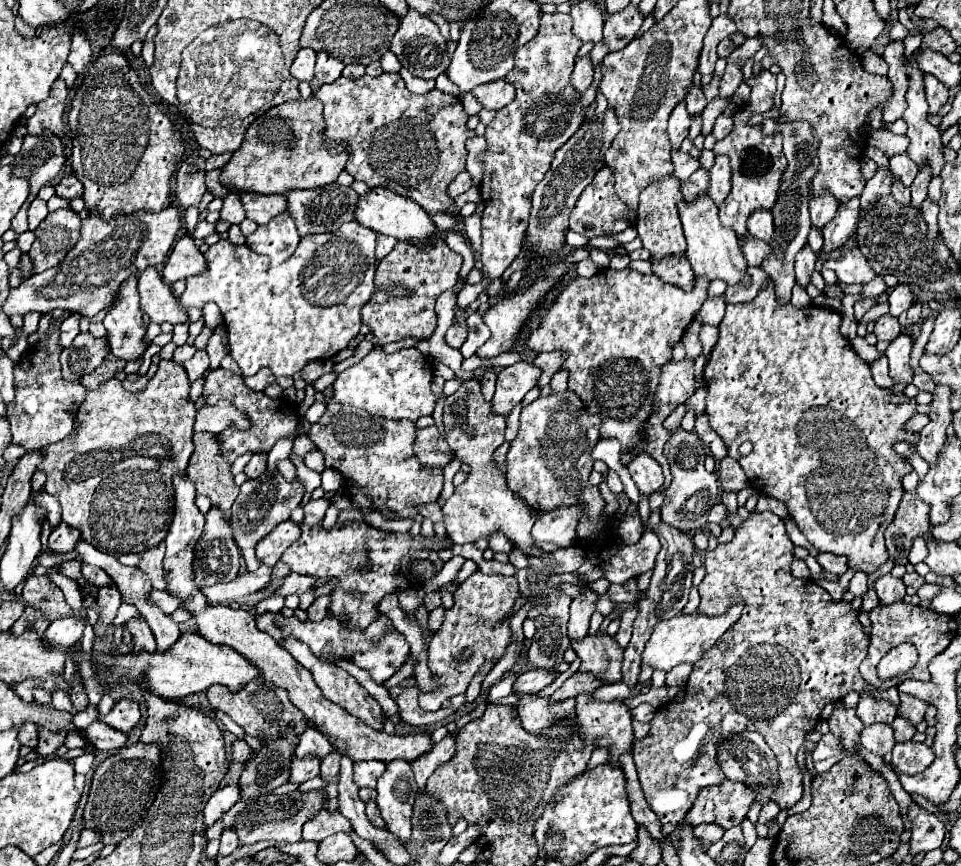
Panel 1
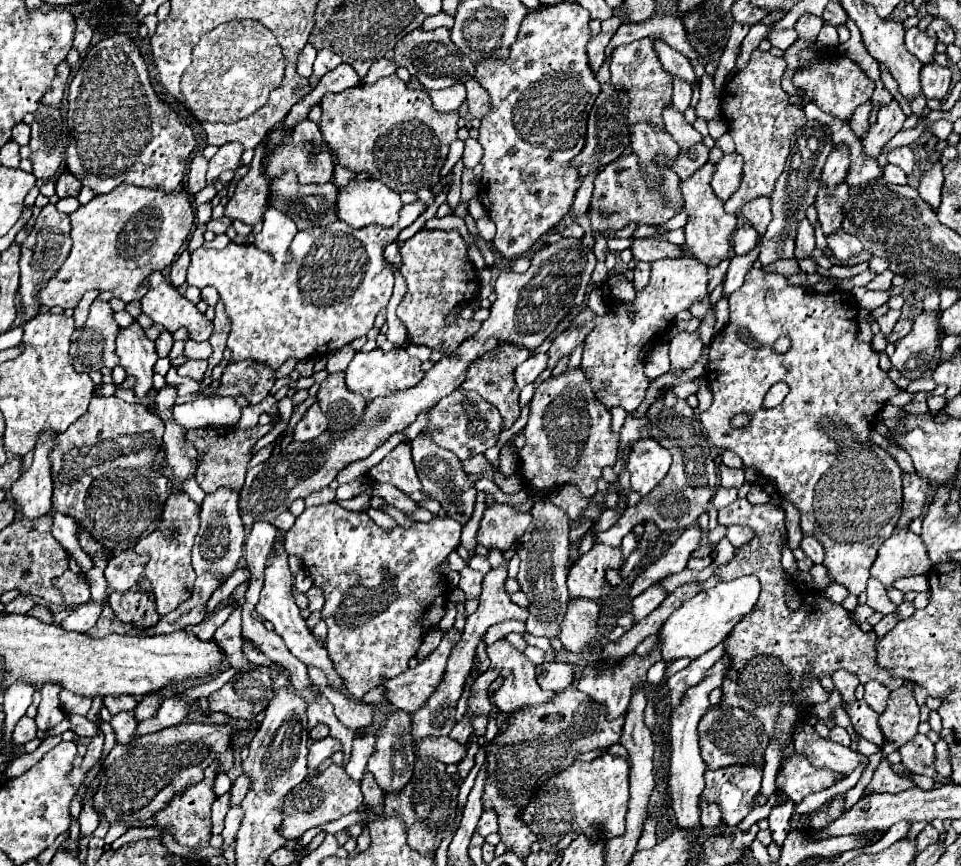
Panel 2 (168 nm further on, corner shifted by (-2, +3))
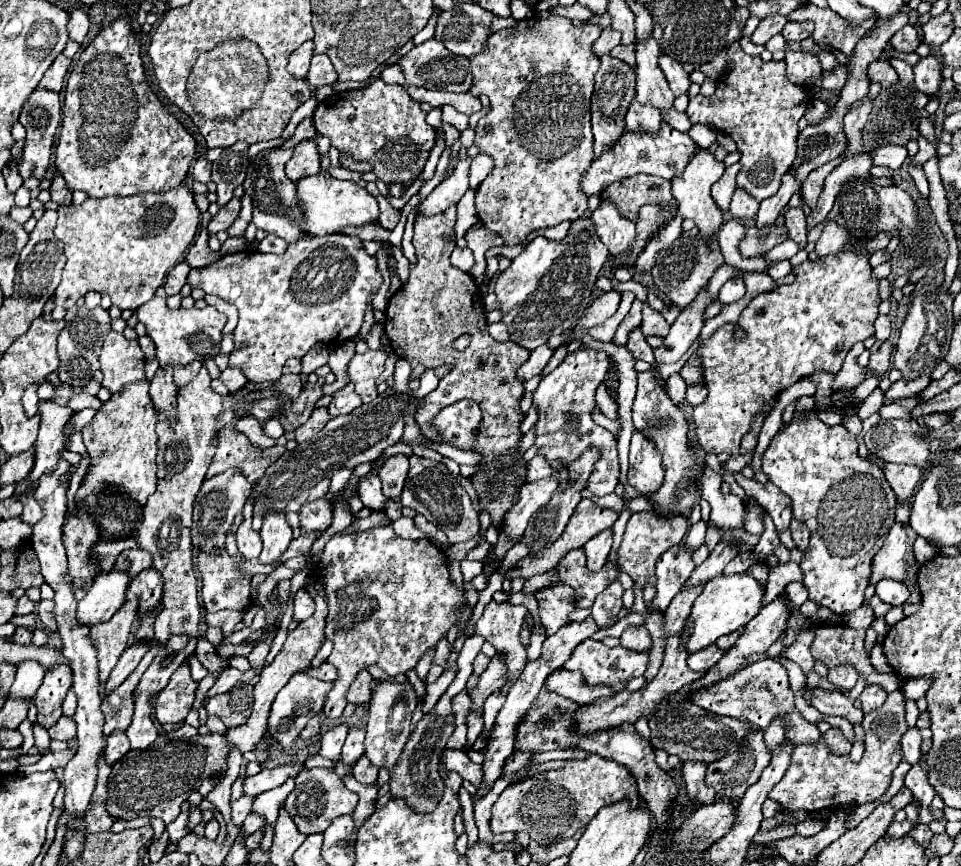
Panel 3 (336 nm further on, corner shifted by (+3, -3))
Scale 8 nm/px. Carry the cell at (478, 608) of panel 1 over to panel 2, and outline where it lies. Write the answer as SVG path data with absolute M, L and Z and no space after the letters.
M449 628L441 644L429 656L425 656L417 664L417 668L405 670L397 678L385 682L387 700L409 714L423 708L429 696L441 684L445 676L447 660L459 642L461 642L461 632L457 628Z

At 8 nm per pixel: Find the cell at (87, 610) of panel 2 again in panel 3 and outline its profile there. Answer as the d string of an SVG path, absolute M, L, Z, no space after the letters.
M126 570L100 572L94 578L88 594L78 602L78 620L88 626L110 620L114 612L126 602L128 584L130 576Z

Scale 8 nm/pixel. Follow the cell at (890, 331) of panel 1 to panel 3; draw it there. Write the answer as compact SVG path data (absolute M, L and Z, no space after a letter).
M880 314L880 316L876 318L874 326L876 326L876 334L874 334L874 338L880 340L880 342L888 340L888 336L890 336L890 316L882 316L882 314Z

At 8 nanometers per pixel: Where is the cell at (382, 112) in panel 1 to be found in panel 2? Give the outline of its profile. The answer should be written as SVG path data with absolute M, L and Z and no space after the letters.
M397 74L339 94L325 94L321 112L319 128L325 142L335 150L337 162L355 174L367 172L399 194L433 188L441 180L441 168L459 130L457 110L437 112L429 92L409 90Z

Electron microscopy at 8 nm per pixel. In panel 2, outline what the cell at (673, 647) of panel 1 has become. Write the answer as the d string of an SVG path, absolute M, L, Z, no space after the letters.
M745 576L731 582L719 582L715 588L707 592L699 592L689 598L681 608L677 608L667 622L659 630L661 656L665 662L677 658L695 660L707 650L715 648L725 640L725 636L733 630L733 626L755 606L759 598L759 580L757 576Z

